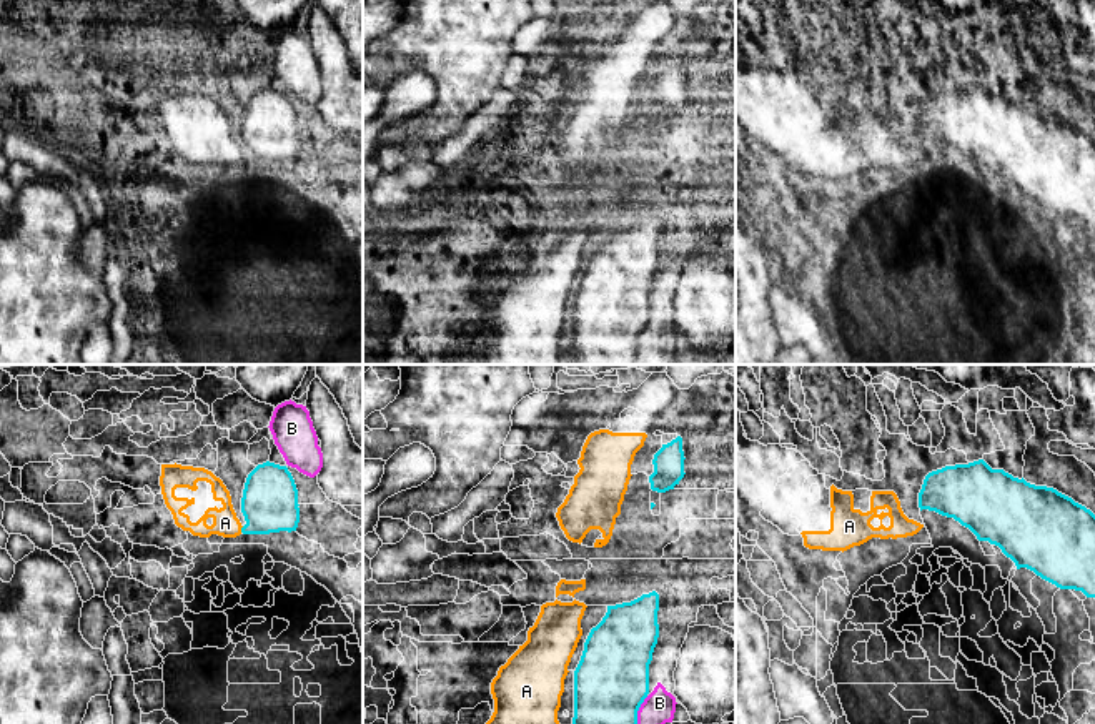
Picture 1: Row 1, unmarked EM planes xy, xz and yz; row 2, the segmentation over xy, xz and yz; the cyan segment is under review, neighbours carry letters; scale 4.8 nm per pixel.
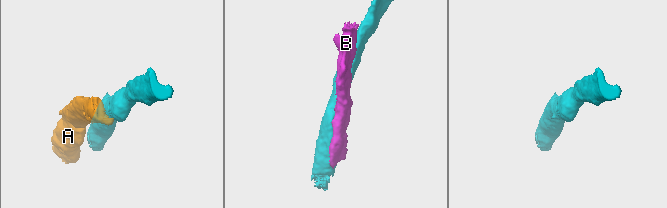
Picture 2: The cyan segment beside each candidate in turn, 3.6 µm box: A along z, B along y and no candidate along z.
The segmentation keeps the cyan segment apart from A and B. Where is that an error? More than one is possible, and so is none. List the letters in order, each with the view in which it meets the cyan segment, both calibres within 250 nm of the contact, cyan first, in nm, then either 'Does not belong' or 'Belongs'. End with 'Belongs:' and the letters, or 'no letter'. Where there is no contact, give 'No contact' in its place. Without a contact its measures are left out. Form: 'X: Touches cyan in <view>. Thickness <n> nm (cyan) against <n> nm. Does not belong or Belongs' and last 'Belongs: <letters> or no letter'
A: Touches cyan in xy. Thickness 280 nm (cyan) against 130 nm. Does not belong
B: Touches cyan in xz. Thickness 360 nm (cyan) against 160 nm. Does not belong
Belongs: no letter

